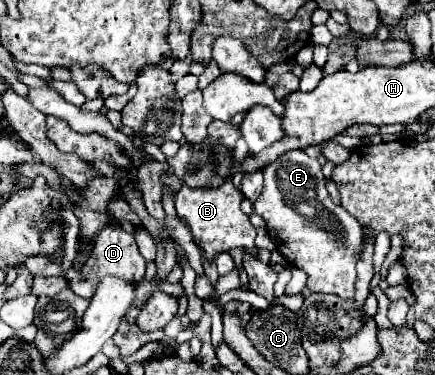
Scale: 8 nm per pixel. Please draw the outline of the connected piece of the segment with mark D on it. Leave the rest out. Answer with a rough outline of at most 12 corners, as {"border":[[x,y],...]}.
{"border":[[109,223],[93,241],[83,277],[141,281],[133,233]]}

